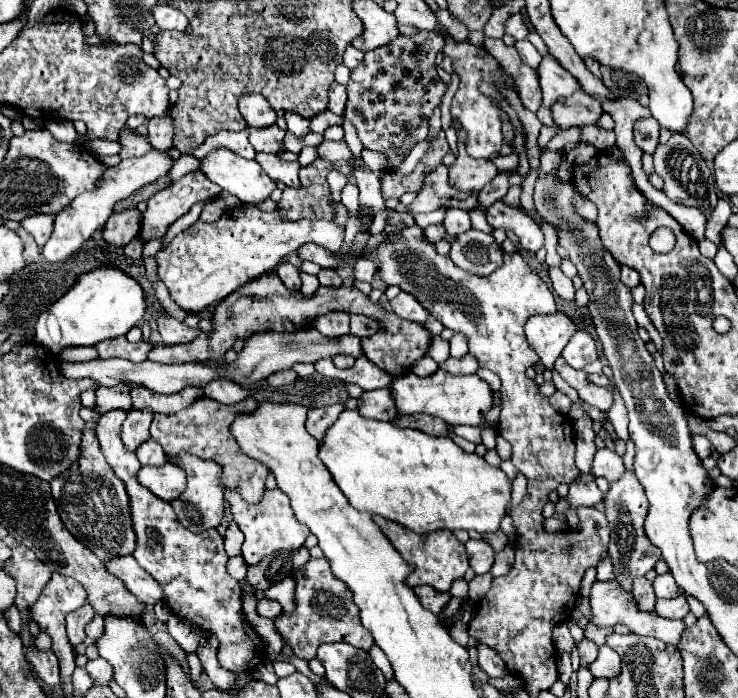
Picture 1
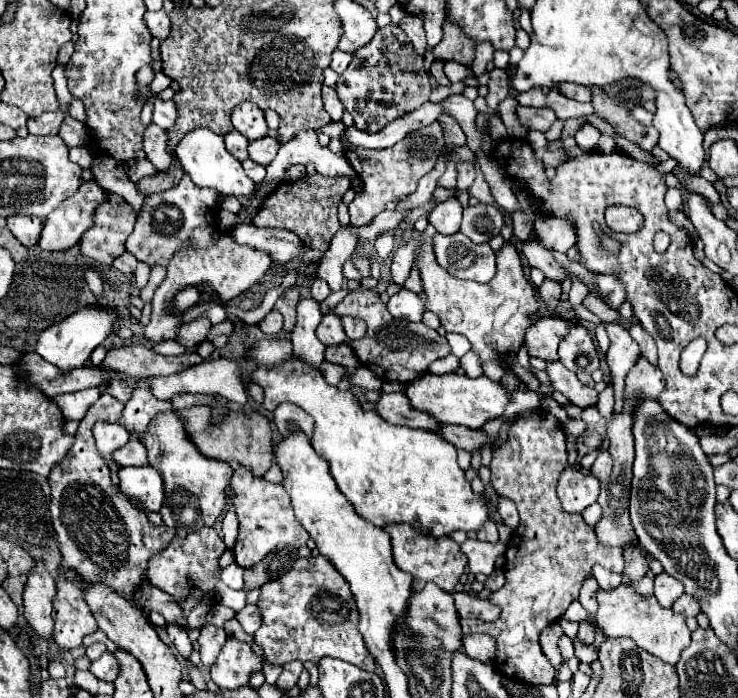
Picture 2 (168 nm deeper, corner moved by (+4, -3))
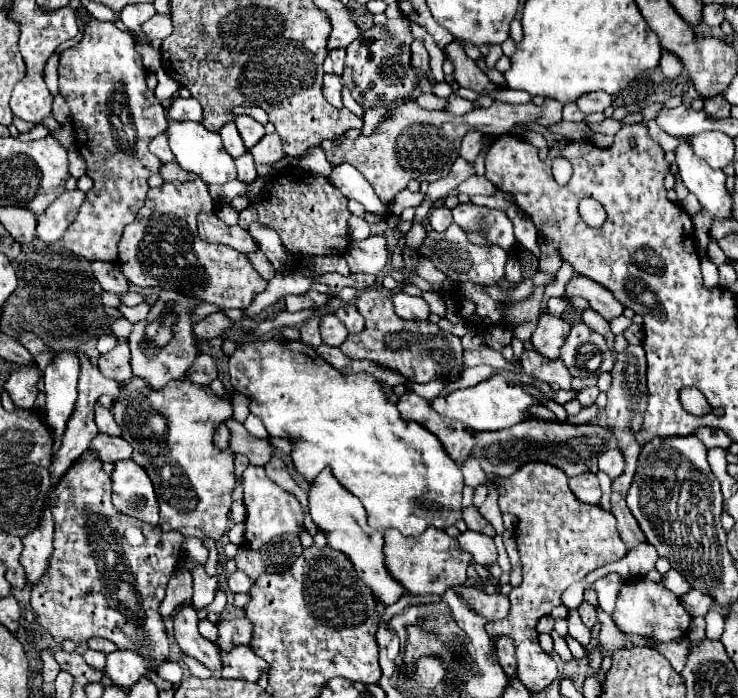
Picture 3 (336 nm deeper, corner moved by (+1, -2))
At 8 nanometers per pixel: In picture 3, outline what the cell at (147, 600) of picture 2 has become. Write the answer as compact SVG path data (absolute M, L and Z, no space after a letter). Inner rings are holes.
M180 606L174 616L174 636L182 652L200 660L210 670L220 668L220 650L198 632L198 616L192 606Z

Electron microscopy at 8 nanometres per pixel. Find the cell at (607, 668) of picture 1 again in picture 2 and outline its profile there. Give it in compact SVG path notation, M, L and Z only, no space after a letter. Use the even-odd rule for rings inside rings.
M577 637L573 639L573 645L575 645L575 657L583 663L593 663L597 659L597 649L593 645L585 645L581 643Z

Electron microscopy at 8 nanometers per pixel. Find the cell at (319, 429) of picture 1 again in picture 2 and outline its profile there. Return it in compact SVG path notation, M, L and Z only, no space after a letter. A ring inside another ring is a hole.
M281 403L275 409L275 425L281 437L289 435L289 425L295 425L299 431L303 431L307 437L313 435L313 417L307 415L301 407L293 403Z

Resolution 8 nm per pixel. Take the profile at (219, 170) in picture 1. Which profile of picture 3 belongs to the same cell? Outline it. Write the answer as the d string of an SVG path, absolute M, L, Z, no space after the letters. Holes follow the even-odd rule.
M170 122L166 132L170 138L170 150L176 156L180 168L198 174L206 184L226 184L230 180L236 180L238 174L234 158L226 152L218 132L204 128L200 122Z

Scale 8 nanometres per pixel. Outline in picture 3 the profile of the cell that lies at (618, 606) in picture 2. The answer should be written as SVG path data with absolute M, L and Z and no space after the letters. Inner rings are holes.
M632 578L624 584L624 588L618 594L612 620L622 632L640 634L656 642L672 642L672 640L680 640L686 636L692 618L680 604L680 600L670 590L666 590L662 584L650 582L646 578Z

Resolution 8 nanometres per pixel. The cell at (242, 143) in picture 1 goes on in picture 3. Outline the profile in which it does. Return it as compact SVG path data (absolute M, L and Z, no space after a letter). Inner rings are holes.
M234 124L222 126L222 128L220 128L220 136L222 136L222 140L224 140L224 148L226 148L234 158L238 158L238 156L242 156L242 154L246 152L246 146L244 146L244 142L240 140L240 134L238 134L238 130L236 130Z

